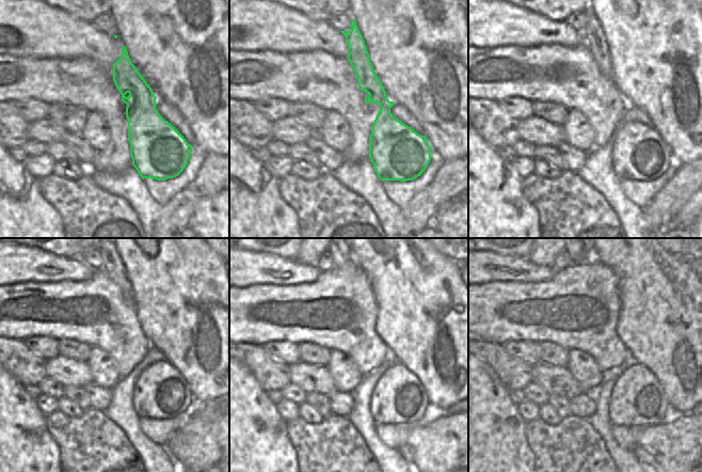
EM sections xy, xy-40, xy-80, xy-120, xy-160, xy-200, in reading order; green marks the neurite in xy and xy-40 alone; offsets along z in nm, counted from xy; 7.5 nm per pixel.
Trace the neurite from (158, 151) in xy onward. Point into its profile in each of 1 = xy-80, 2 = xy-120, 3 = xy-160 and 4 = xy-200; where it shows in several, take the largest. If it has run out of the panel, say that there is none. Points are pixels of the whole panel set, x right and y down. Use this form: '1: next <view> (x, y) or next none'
1: next xy-80 (639, 153)
2: next xy-120 (160, 392)
3: next xy-160 (398, 397)
4: next xy-200 (637, 398)

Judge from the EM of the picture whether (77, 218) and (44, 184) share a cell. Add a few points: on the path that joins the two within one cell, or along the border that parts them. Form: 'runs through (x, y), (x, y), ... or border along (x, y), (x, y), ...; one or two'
runs through (69, 209), (52, 192); one

